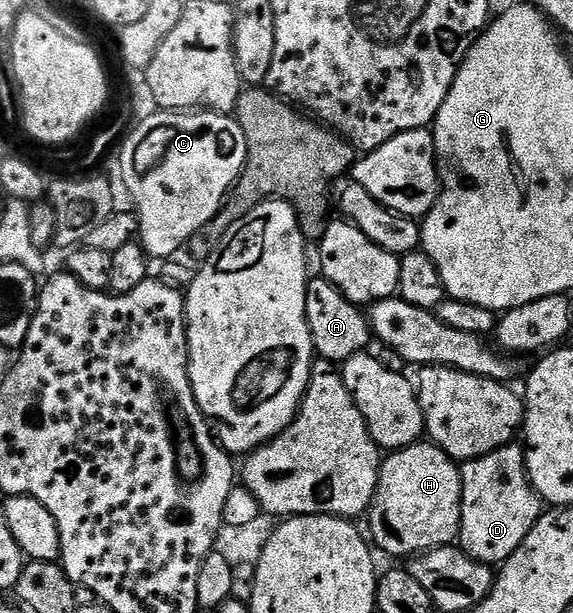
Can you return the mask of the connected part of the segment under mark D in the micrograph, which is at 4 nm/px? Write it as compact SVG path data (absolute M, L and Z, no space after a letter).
M519 442L507 443L494 453L469 459L460 467L462 517L459 546L472 559L489 565L503 565L526 541L540 519L542 500L528 479L528 456Z

